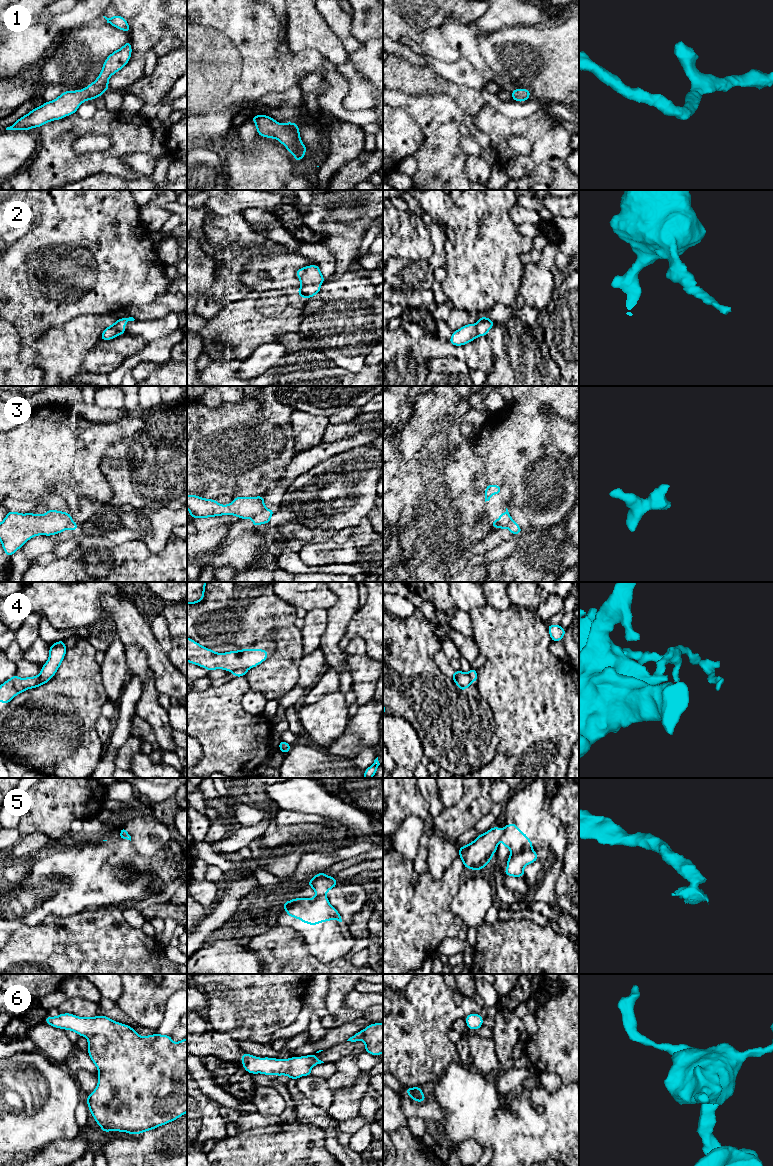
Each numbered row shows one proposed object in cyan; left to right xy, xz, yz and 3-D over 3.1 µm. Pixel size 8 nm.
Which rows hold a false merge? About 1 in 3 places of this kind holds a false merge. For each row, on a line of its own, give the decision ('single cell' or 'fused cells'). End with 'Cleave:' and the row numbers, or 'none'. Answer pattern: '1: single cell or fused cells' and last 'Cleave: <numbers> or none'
1: single cell
2: single cell
3: fused cells
4: fused cells
5: fused cells
6: single cell
Cleave: 3, 4, 5

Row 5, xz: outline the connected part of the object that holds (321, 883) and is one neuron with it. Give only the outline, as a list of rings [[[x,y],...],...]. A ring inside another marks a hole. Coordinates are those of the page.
[[[324,872],[316,874],[307,884],[315,891],[316,896],[323,896],[337,886],[335,877],[327,876]]]

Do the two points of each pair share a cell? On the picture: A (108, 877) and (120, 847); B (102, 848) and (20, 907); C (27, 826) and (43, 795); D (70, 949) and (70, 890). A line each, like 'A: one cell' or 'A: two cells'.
A: one cell
B: one cell
C: one cell
D: two cells

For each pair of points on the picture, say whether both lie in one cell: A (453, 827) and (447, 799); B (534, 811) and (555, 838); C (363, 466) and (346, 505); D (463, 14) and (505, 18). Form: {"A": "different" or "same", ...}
{"A": "different", "B": "different", "C": "same", "D": "different"}

